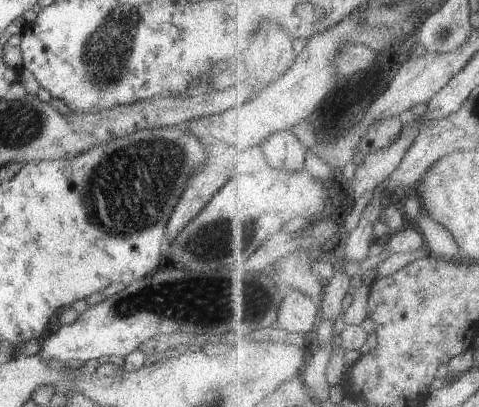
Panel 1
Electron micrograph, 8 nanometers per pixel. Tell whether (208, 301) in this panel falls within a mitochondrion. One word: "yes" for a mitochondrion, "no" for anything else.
yes

